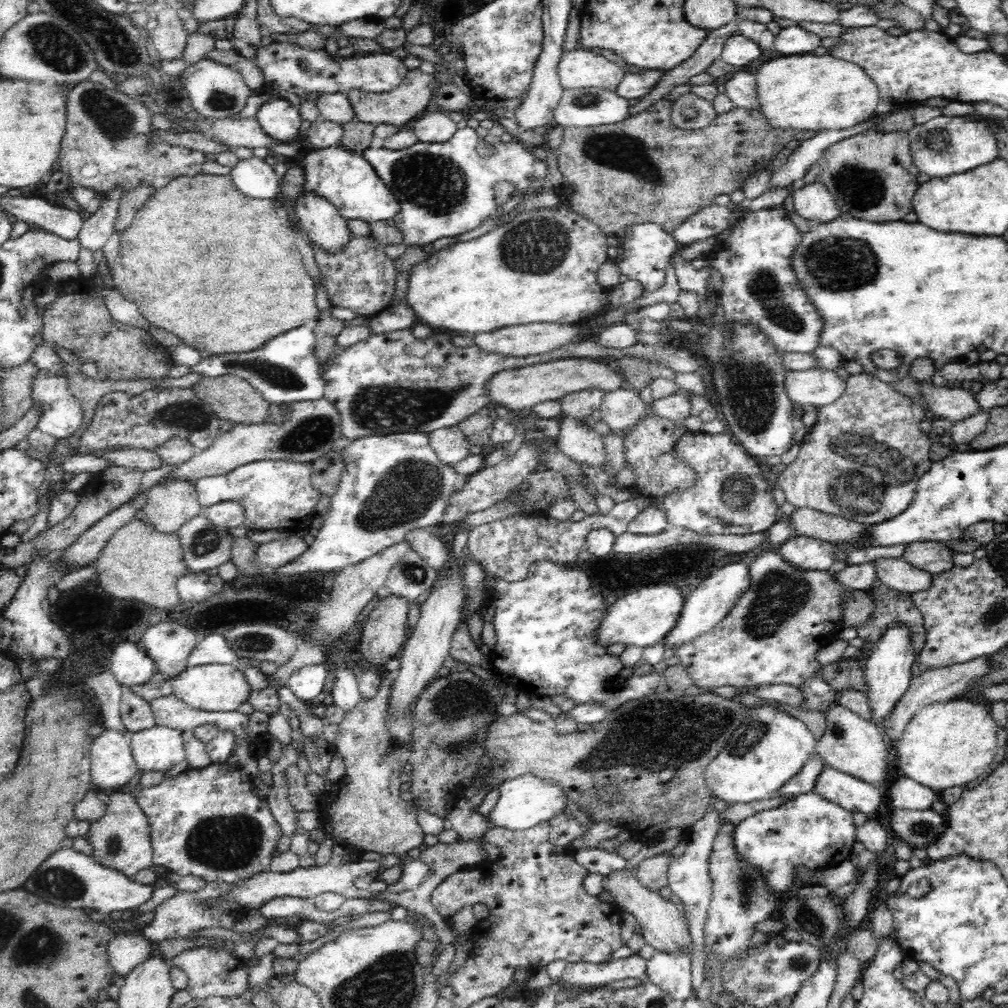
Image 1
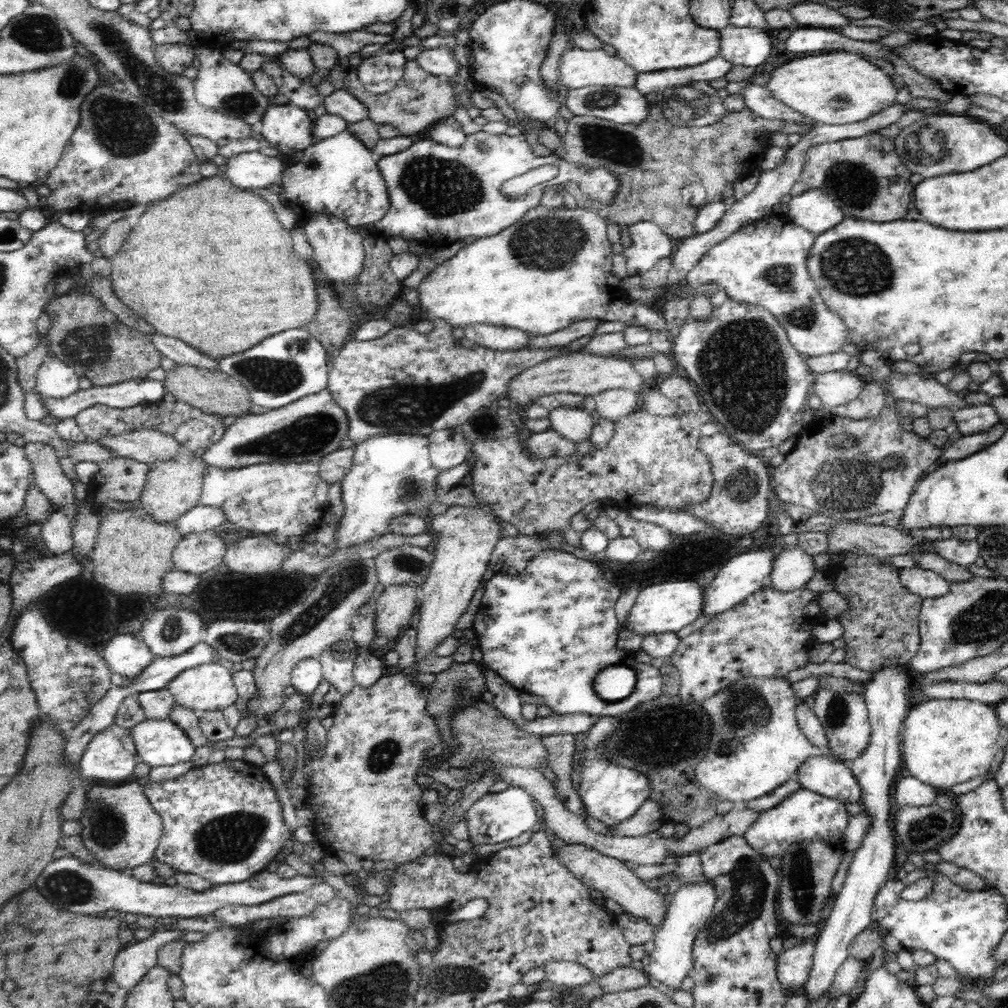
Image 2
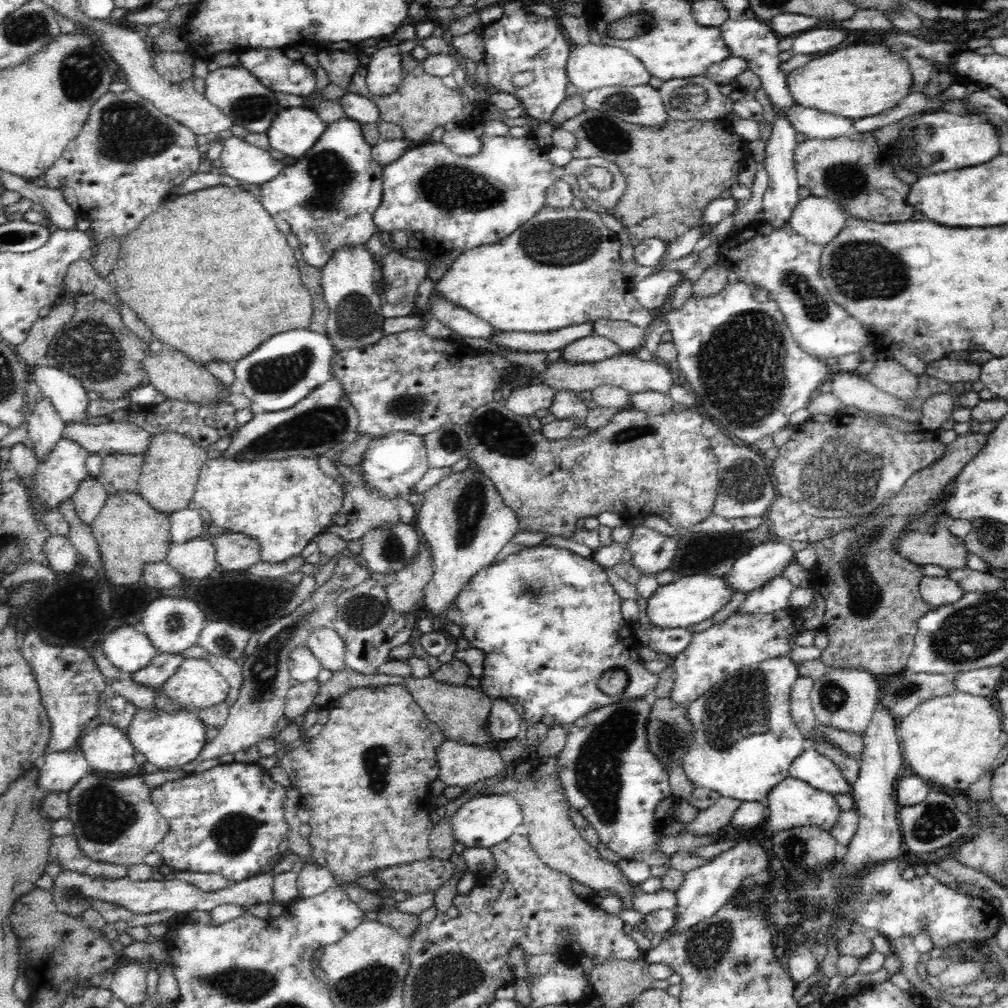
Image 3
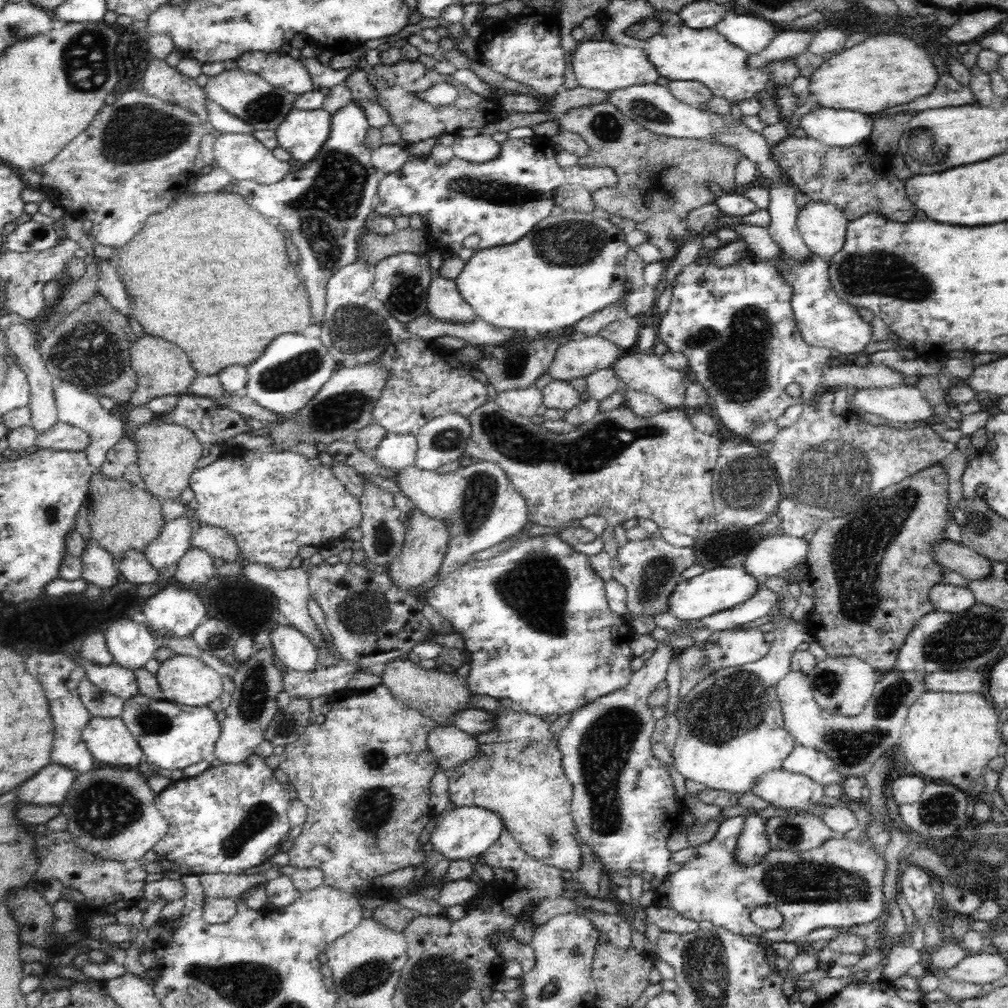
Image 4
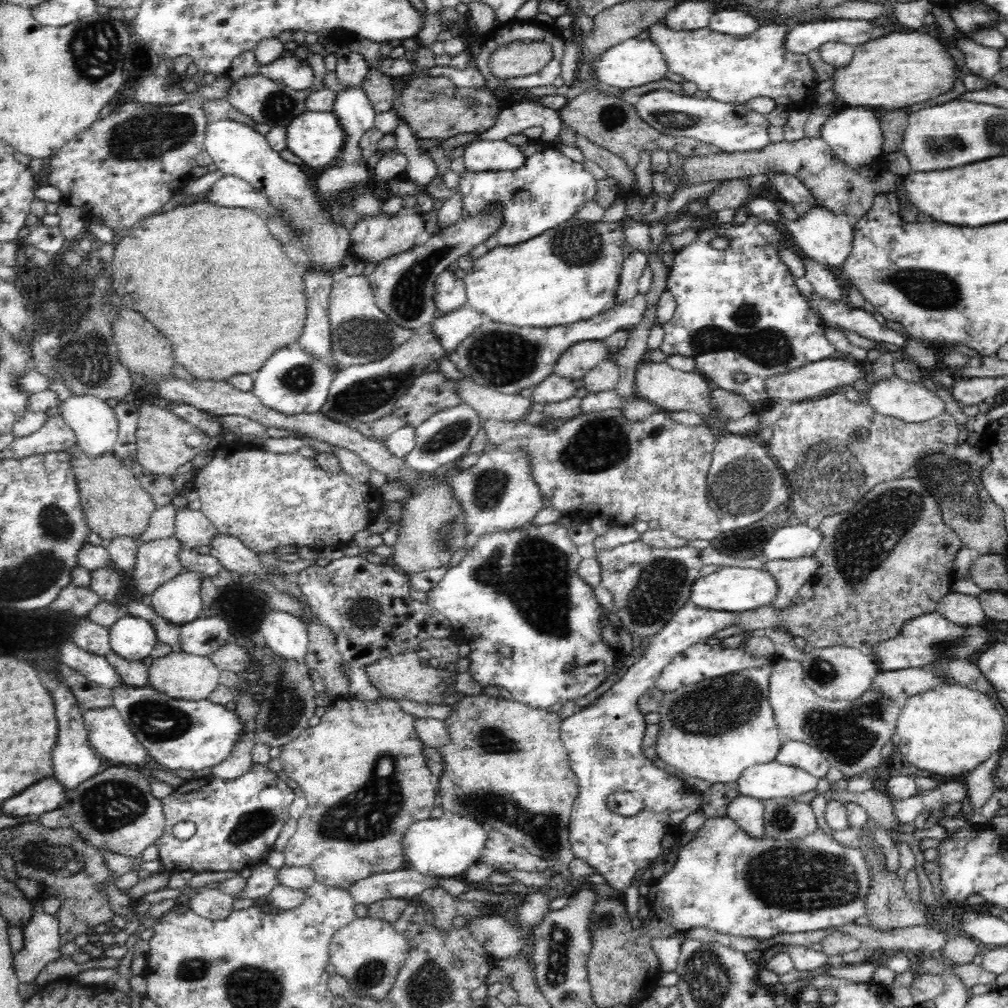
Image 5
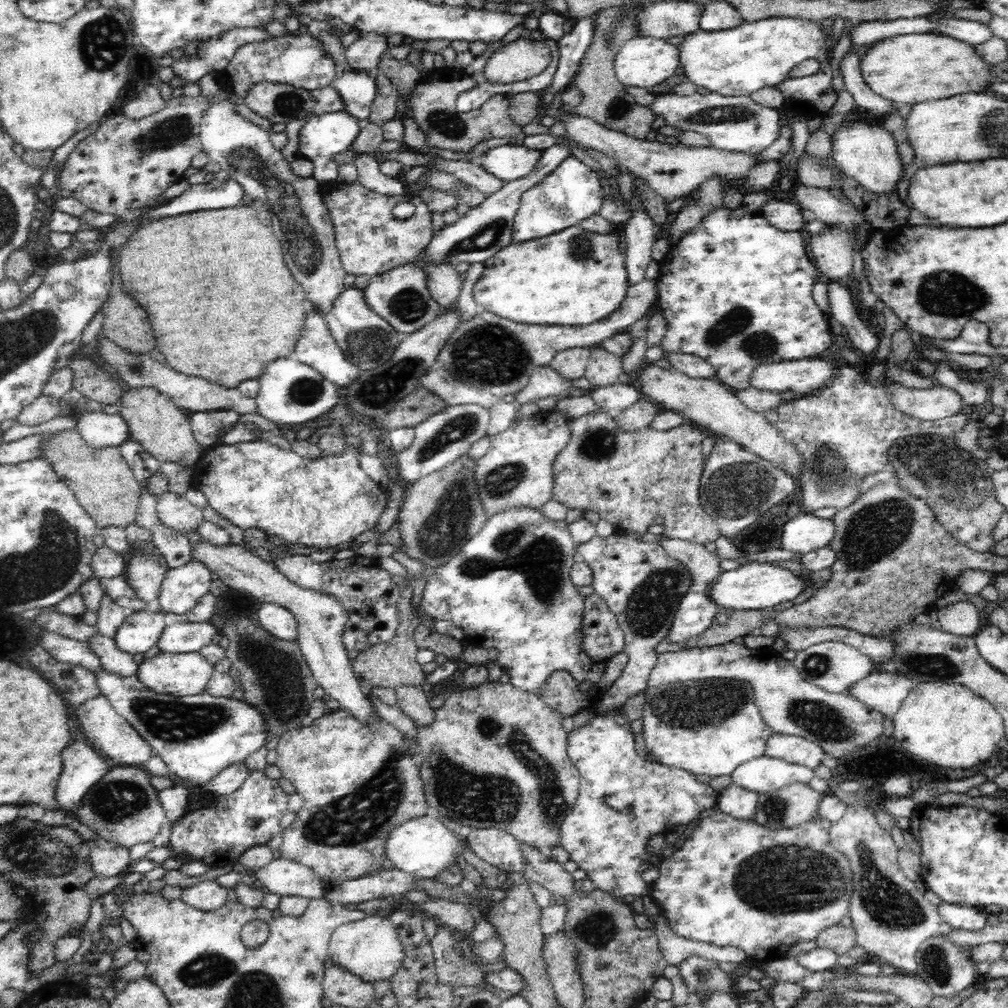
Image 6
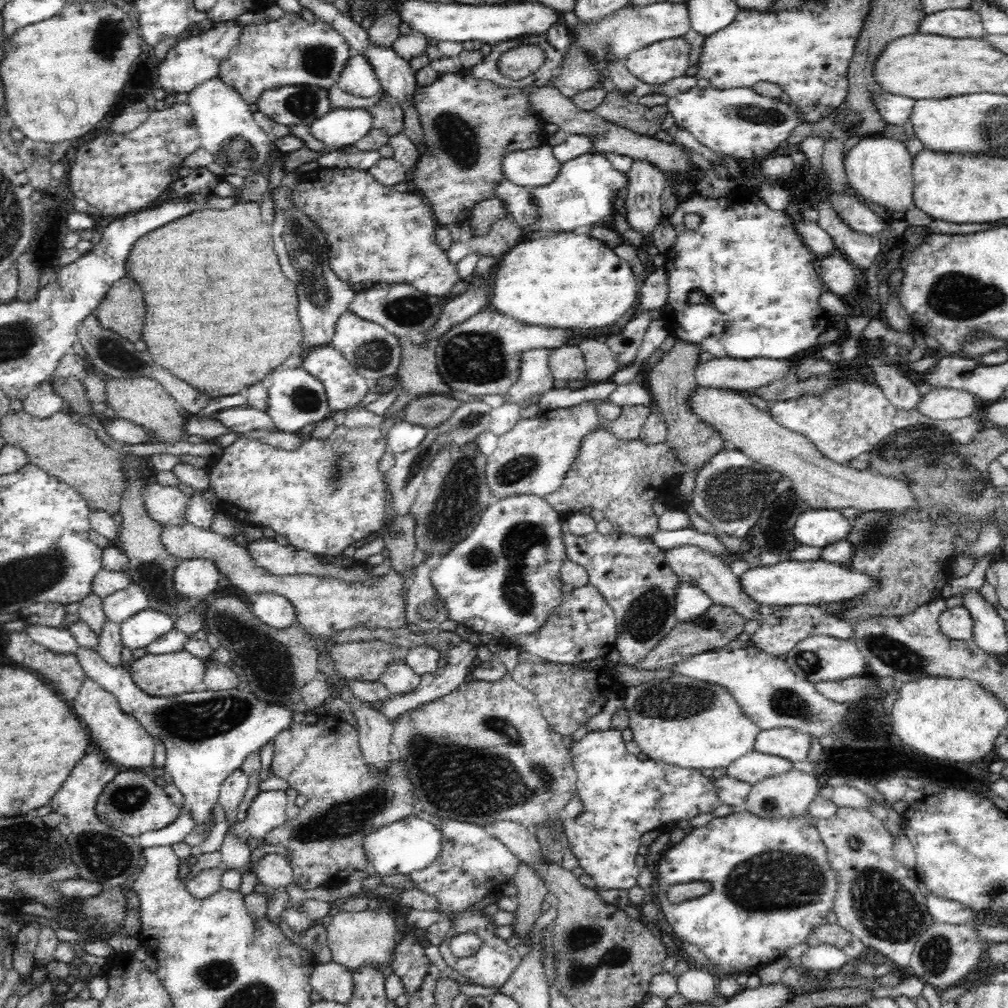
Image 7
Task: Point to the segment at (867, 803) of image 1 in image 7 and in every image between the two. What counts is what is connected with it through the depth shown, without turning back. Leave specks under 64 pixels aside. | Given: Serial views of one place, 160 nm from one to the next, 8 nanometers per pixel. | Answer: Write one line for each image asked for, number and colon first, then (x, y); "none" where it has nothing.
2: (828, 777)
3: (811, 766)
4: (816, 765)
5: (791, 753)
6: (791, 748)
7: (785, 742)

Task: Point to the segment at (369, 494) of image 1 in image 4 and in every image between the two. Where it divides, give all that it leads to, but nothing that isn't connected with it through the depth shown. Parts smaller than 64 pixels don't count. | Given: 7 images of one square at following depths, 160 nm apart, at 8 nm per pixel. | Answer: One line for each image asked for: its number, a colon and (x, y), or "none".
2: (392, 474)
3: (393, 464)
4: (395, 450)

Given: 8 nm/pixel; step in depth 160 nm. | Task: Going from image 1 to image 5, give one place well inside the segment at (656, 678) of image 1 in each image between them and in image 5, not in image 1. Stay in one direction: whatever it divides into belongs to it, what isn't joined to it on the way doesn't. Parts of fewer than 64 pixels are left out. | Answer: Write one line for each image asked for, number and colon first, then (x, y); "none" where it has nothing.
2: (550, 631)
3: (549, 621)
4: (536, 623)
5: (520, 588)

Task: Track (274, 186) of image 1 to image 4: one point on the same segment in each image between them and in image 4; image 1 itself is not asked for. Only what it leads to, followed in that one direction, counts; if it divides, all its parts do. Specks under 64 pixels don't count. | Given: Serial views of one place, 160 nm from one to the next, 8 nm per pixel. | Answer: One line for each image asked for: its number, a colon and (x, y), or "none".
2: (250, 170)
3: (249, 164)
4: (243, 156)

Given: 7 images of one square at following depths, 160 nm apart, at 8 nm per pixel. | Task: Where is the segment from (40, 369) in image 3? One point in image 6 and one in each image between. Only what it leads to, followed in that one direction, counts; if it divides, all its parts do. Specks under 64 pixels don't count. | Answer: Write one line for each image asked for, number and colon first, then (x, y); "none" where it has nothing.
4: (77, 408)
5: (93, 421)
6: (98, 429)

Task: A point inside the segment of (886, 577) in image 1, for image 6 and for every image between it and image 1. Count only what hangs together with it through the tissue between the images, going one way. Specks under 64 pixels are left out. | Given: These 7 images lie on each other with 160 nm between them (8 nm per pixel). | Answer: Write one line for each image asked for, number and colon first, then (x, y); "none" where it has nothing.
2: (925, 583)
3: (941, 591)
4: (948, 598)
5: (963, 610)
6: (963, 619)

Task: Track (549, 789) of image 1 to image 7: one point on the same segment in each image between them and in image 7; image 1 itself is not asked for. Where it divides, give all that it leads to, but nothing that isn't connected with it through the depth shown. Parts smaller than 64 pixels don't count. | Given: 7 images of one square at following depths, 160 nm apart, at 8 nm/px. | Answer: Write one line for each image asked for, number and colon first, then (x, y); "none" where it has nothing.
2: (495, 818)
3: (483, 822)
4: (465, 833)
5: (446, 847)
6: (423, 847)
7: (411, 844)

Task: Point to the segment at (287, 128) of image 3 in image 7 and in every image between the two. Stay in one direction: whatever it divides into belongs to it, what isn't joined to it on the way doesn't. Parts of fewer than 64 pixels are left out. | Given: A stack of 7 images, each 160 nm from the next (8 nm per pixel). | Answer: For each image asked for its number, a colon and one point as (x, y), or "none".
4: (302, 134)
5: (316, 137)
6: (325, 134)
7: (343, 126)

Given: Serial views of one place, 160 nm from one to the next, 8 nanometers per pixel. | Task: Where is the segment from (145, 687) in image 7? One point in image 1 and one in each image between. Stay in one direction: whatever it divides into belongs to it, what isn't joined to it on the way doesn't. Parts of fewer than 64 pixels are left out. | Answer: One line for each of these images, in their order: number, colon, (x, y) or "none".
1: (213, 687)
2: (206, 687)
3: (195, 685)
4: (186, 680)
5: (178, 675)
6: (178, 674)

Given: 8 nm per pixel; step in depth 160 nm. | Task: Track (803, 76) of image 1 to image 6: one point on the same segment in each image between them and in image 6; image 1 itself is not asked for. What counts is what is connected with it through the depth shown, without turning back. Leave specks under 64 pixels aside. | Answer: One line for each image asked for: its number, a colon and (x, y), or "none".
2: (839, 87)
3: (862, 80)
4: (885, 70)
5: (899, 69)
6: (928, 67)

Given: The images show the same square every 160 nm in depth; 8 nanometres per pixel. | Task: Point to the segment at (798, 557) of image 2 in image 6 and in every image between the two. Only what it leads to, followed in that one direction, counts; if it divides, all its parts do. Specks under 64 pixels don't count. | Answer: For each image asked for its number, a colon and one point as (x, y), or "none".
3: (775, 594)
4: (764, 600)
5: (603, 740)
6: (610, 846)

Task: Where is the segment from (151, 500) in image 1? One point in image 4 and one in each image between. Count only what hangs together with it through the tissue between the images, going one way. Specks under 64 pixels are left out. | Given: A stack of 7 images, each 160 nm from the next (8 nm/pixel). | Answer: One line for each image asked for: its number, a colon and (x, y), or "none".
2: (173, 487)
3: (171, 465)
4: (168, 453)

